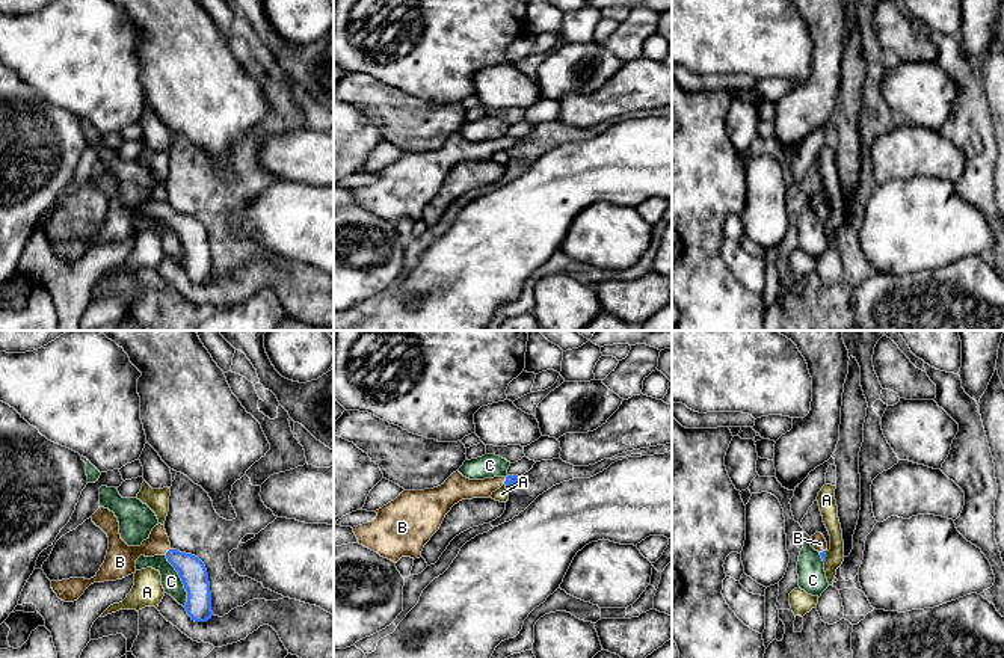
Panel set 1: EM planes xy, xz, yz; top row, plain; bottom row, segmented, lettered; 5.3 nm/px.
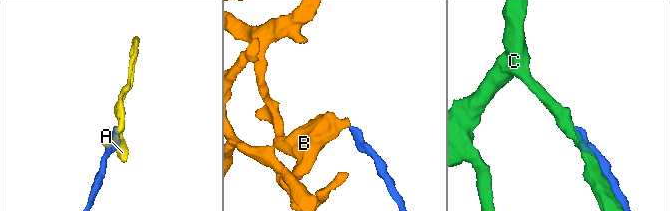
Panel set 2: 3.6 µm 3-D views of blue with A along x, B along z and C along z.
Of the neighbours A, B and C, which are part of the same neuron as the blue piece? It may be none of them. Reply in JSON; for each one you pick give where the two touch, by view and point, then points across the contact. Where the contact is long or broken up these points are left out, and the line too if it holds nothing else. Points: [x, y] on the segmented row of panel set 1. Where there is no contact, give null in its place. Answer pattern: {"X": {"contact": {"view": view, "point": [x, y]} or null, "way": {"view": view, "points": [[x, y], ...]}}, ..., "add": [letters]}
{"B": {"contact": {"view": "xy", "point": [168, 551]}, "way": {"view": "xy", "points": [[190, 569], [168, 551], [141, 550], [123, 559]]}}, "add": ["B"]}

